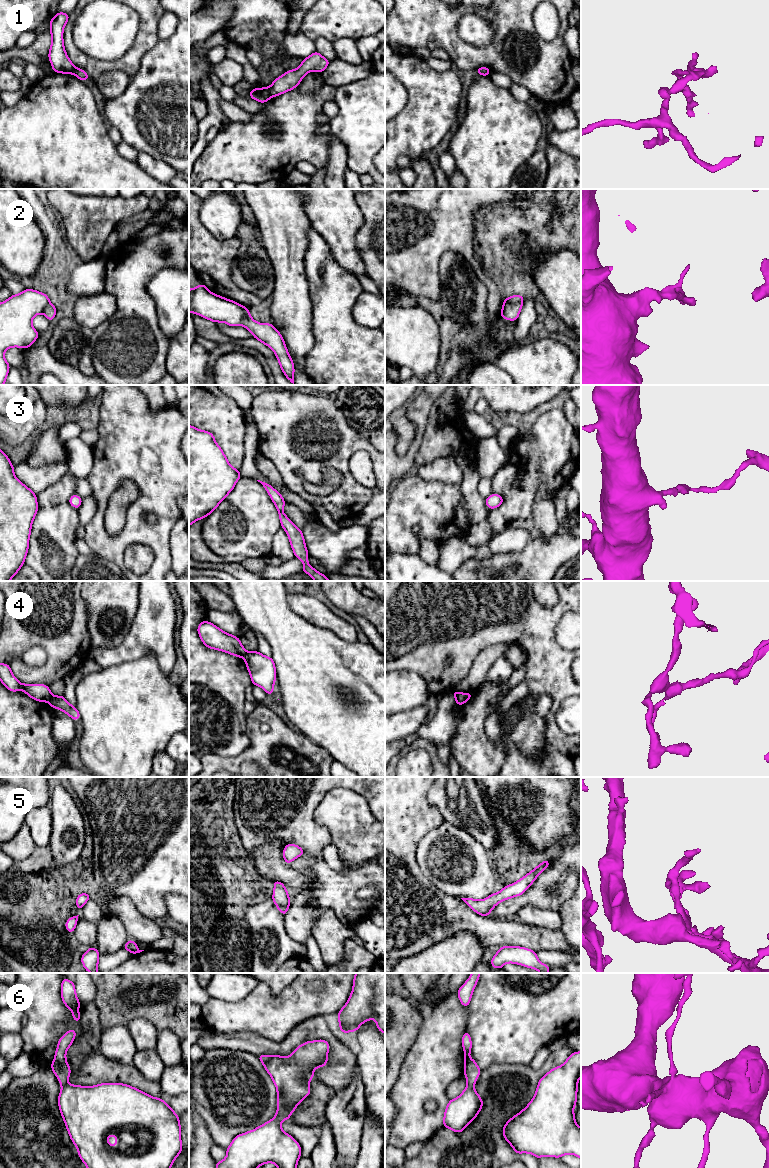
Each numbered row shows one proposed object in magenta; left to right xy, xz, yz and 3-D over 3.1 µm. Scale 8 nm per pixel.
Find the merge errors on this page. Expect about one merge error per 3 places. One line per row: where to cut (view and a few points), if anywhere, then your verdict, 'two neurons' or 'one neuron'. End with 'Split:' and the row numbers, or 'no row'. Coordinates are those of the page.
1: cut xz (268, 87), (271, 96); two neurons
2: cut yz (522, 301), (503, 304); two neurons
3: cut none; one neuron
4: cut xy (52, 695), (48, 701); two neurons
5: cut none; one neuron
6: cut none; one neuron
Split: 1, 2, 4

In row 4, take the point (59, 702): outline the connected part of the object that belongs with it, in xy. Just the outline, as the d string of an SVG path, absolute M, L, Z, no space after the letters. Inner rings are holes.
M52 695L49 704L51 708L56 708L67 715L69 715L75 722L78 718L81 718L80 713L78 712L77 708L73 707L65 698L64 696L54 696Z

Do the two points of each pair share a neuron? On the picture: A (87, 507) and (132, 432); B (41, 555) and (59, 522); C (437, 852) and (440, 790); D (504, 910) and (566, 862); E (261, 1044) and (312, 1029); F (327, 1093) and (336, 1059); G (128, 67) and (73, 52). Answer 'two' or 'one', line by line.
A: two
B: one
C: two
D: one
E: one
F: two
G: one

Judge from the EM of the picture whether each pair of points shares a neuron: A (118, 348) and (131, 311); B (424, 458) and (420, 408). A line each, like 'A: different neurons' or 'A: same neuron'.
A: same neuron
B: different neurons

